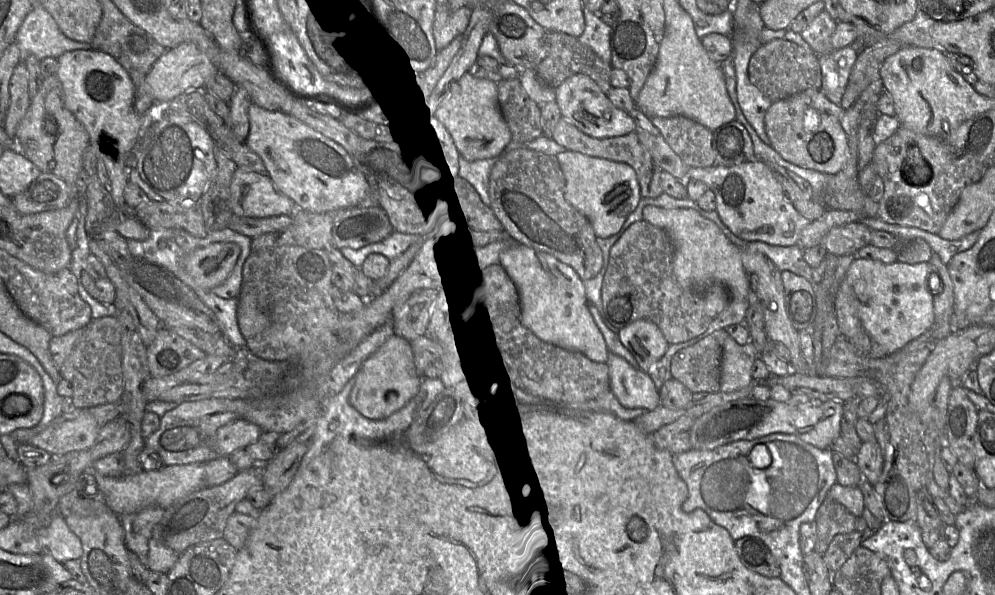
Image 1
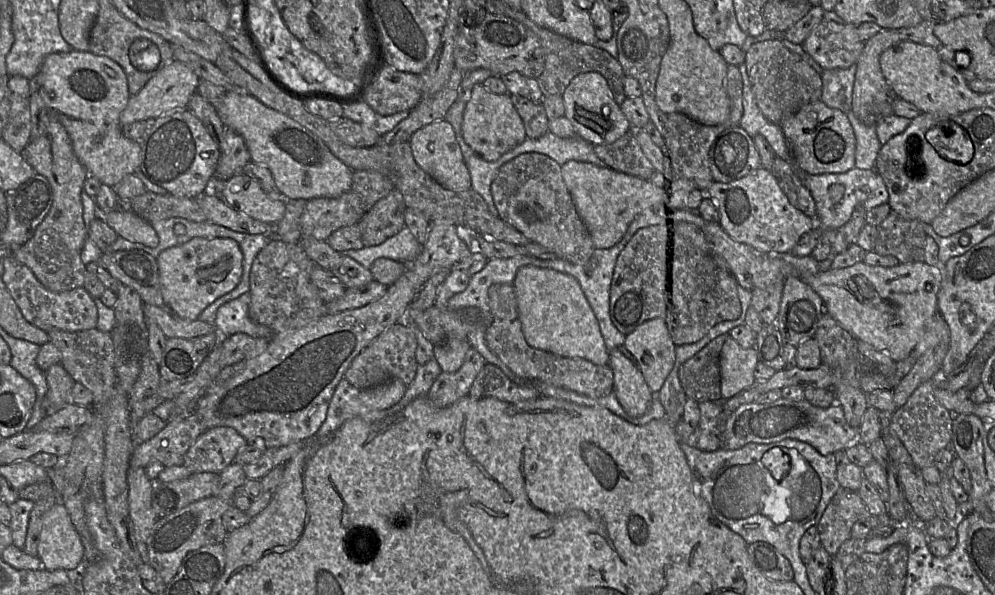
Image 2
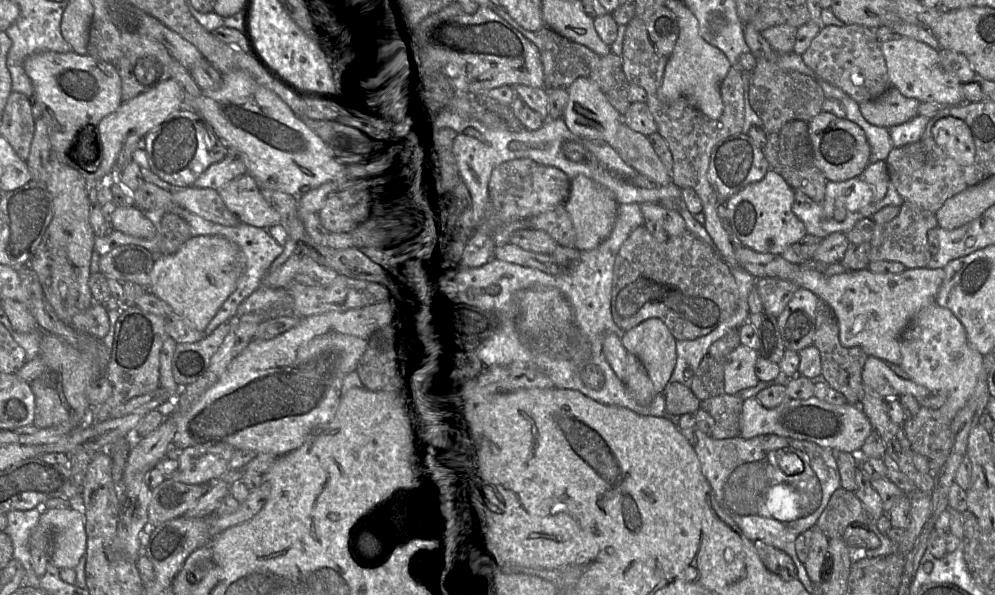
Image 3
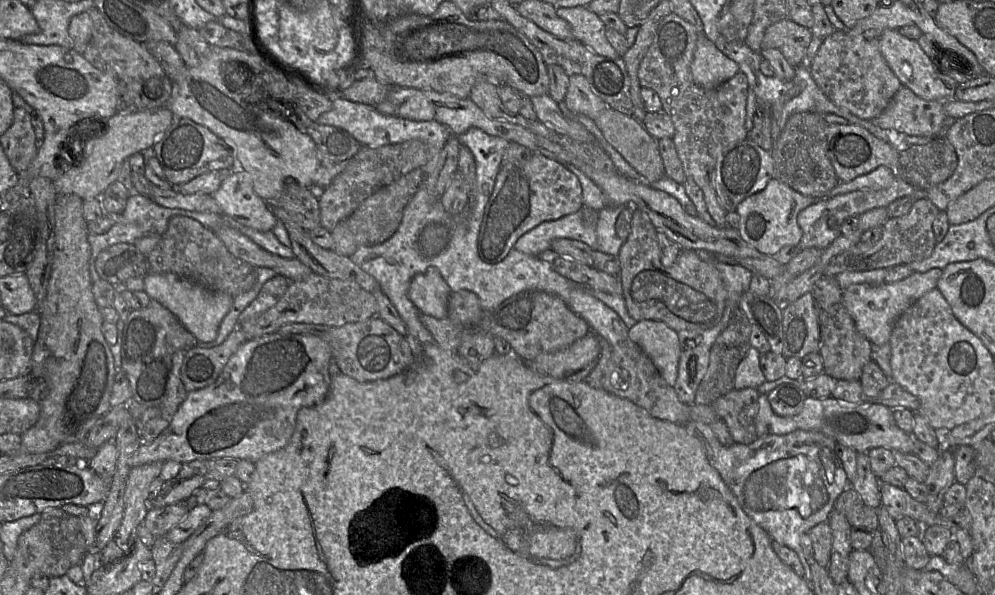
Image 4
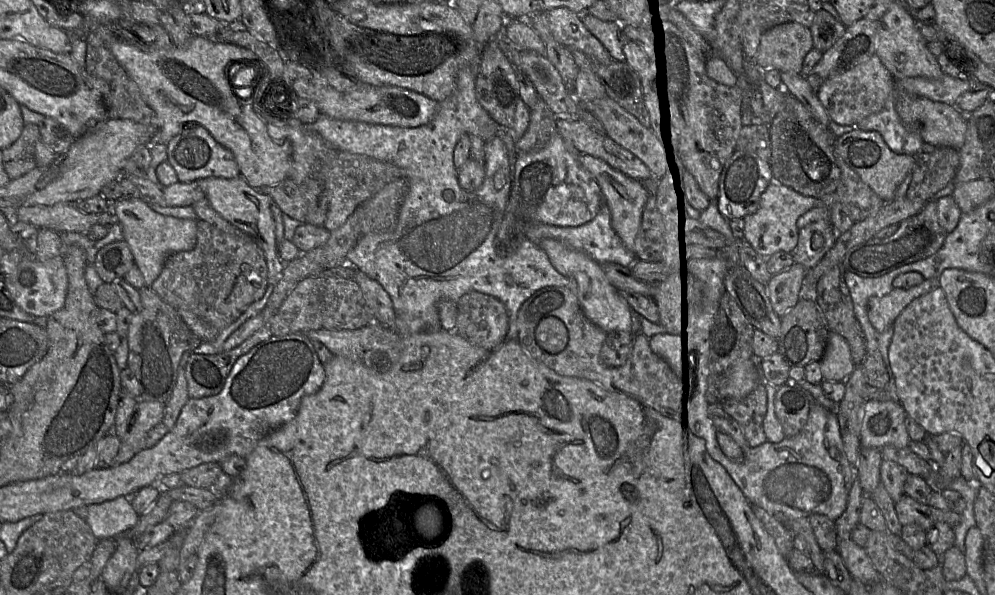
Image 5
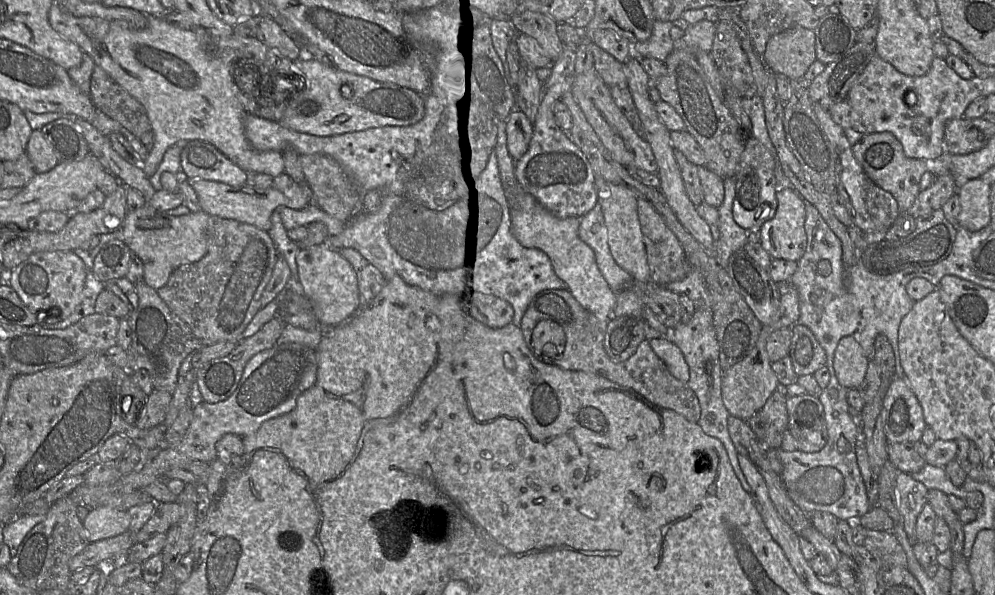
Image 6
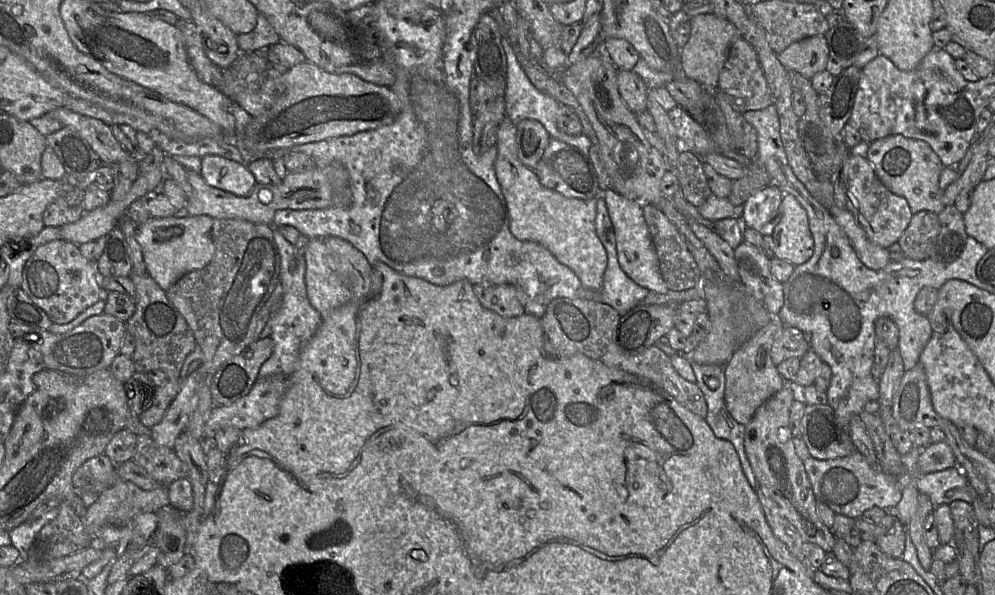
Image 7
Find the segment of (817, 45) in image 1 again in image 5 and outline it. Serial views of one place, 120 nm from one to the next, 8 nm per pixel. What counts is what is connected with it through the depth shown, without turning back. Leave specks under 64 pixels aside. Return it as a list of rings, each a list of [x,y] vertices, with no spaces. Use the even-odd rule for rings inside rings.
[[[874,54],[854,68],[827,79],[816,95],[830,119],[839,125],[856,126],[867,116],[879,112],[895,88],[896,79]]]

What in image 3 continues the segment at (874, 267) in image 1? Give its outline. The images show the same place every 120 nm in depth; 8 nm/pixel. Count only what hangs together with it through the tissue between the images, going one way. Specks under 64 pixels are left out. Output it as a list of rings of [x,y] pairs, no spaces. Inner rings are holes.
[[[745,246],[736,251],[739,266],[759,278],[789,280],[812,291],[832,308],[844,347],[861,347],[869,356],[900,365],[900,337],[911,319],[923,308],[936,302],[945,278],[944,269],[913,268],[901,273],[880,274],[869,269],[846,271],[828,276],[821,271],[791,263],[782,255],[760,253]]]

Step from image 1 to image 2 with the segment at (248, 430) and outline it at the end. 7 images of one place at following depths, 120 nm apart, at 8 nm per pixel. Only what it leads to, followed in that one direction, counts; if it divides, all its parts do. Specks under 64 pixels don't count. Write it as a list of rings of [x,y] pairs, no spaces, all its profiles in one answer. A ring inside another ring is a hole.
[[[233,428],[208,429],[189,448],[183,466],[191,474],[220,473],[235,461],[238,452],[247,444],[250,443]]]

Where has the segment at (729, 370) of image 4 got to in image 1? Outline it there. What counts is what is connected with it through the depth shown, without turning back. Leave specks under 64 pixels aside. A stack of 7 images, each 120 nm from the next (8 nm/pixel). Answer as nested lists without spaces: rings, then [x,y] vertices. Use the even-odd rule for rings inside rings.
[[[719,329],[678,351],[671,362],[672,377],[692,393],[719,392],[721,362],[728,337],[730,336],[725,329]]]

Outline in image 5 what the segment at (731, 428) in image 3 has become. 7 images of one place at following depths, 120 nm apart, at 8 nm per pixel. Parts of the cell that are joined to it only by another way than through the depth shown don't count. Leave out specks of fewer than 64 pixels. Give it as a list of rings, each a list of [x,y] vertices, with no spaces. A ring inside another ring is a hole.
[[[766,383],[758,385],[743,399],[723,401],[721,407],[740,424],[749,447],[754,448],[768,441],[763,429],[767,413]]]

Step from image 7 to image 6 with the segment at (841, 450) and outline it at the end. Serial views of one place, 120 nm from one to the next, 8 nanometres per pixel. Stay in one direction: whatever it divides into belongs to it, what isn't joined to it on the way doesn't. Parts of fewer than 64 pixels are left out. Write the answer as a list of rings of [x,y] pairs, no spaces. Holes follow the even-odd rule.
[[[802,394],[787,397],[787,431],[796,441],[798,450],[818,452],[827,442],[824,408],[818,397]]]

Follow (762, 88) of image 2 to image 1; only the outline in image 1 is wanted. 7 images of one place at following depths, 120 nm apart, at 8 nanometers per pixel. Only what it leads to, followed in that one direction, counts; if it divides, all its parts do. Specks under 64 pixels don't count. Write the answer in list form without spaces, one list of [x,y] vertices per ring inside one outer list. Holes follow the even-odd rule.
[[[772,39],[761,45],[749,60],[747,75],[752,85],[768,97],[772,103],[792,97],[808,89],[821,91],[822,74],[818,55],[815,52],[808,52],[802,46],[785,39]]]

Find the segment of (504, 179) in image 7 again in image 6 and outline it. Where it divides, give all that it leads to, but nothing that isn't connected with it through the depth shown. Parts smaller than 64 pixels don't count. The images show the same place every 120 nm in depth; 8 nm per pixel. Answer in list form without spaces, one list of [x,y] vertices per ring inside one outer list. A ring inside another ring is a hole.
[[[517,179],[515,185],[507,187],[506,196],[511,208],[513,233],[519,242],[525,247],[542,250],[549,256],[554,271],[583,308],[602,319],[612,317],[617,293],[609,287],[603,277],[593,249],[579,236],[581,217],[556,216],[526,192]]]

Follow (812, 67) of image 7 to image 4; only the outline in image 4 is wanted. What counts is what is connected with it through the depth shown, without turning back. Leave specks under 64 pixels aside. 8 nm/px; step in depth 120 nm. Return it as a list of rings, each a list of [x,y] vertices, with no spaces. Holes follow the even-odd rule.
[[[782,20],[765,30],[761,49],[778,50],[789,65],[797,67],[801,65],[812,37],[809,28],[791,20]]]

